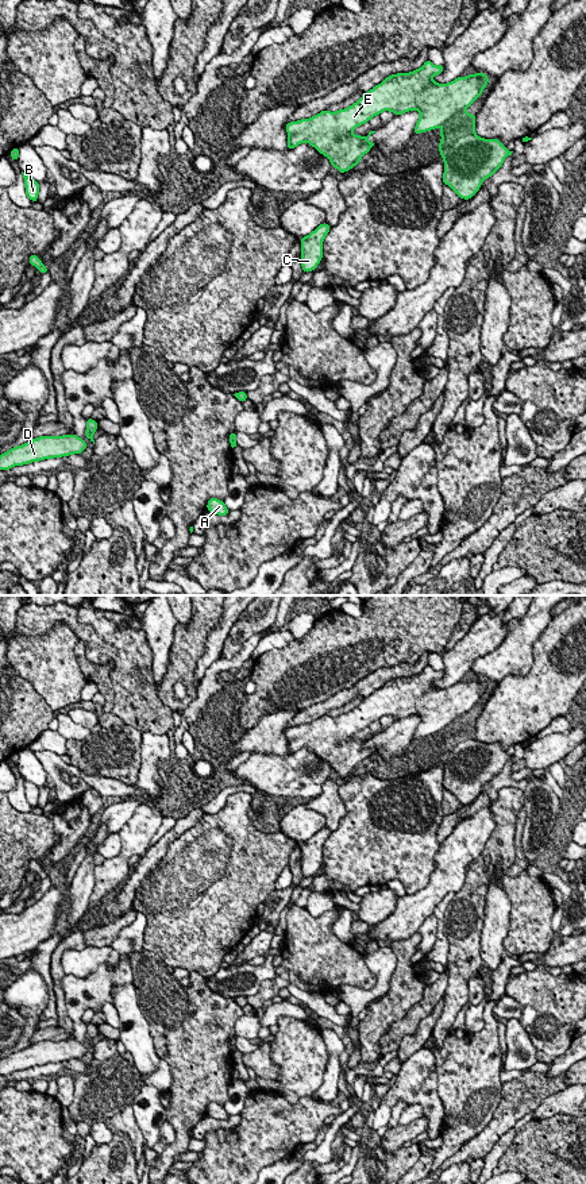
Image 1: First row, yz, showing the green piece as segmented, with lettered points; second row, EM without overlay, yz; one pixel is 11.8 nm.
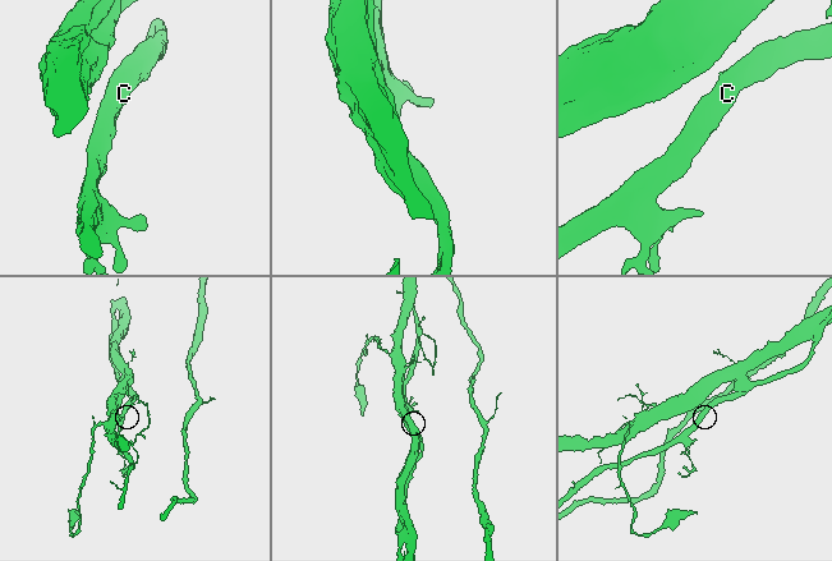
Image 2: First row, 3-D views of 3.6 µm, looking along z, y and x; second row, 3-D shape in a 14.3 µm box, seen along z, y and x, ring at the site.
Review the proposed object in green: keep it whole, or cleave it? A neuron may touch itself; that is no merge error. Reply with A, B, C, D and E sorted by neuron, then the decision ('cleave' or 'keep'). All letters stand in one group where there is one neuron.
groups A C D / B E; cleave

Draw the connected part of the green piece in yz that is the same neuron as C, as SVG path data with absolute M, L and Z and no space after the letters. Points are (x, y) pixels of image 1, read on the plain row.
M320 829L309 840L301 842L301 871L304 878L309 878L317 872L323 863L323 846L329 837L331 830Z

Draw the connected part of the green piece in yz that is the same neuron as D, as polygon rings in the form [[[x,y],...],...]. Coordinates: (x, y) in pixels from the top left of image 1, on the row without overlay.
[[[66,1038],[62,1041],[39,1041],[1,1058],[0,1075],[9,1075],[15,1071],[69,1061],[73,1058],[81,1060],[85,1053],[88,1053],[86,1048],[76,1038]]]

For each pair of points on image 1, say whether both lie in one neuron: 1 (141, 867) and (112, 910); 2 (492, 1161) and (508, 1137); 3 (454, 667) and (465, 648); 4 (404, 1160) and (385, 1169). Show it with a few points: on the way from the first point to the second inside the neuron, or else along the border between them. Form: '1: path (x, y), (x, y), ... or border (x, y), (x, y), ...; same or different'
1: path (135, 878), (123, 899); same
2: path (493, 1156), (504, 1142); same
3: path (457, 663), (465, 652); same
4: path (400, 1163), (389, 1169); same

